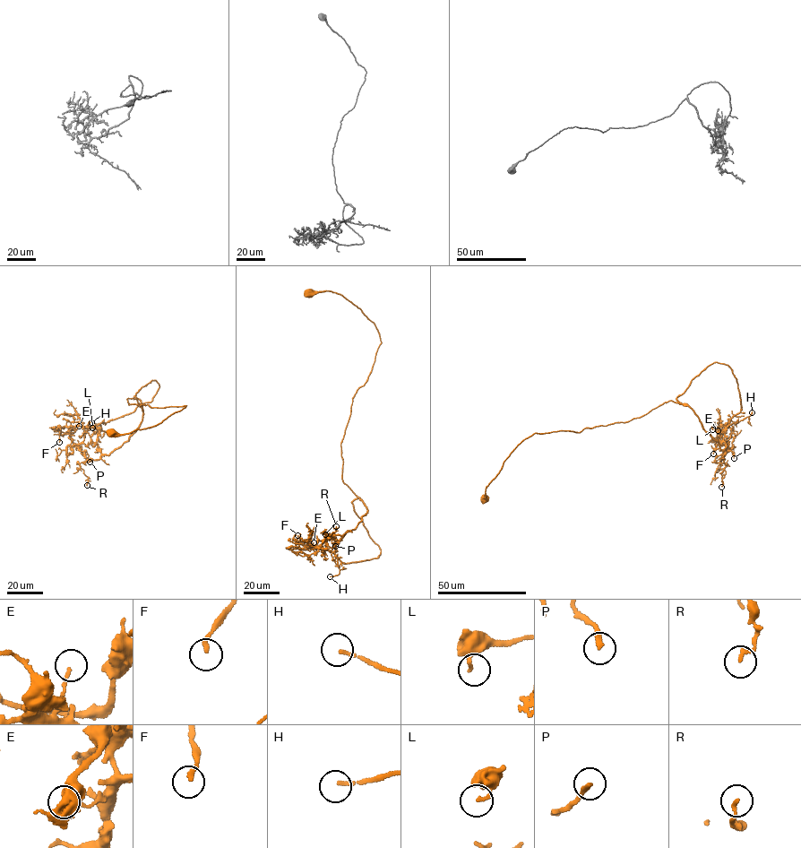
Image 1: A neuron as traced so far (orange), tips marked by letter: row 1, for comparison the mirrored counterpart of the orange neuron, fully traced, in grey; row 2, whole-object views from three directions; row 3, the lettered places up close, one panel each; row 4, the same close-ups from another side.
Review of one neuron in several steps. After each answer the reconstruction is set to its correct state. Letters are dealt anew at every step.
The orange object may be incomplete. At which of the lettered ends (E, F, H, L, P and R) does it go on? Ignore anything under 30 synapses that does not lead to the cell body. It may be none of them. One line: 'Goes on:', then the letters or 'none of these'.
Goes on: none of these

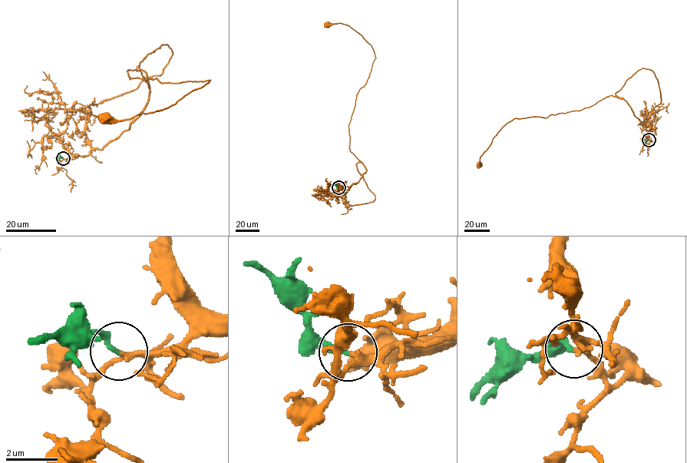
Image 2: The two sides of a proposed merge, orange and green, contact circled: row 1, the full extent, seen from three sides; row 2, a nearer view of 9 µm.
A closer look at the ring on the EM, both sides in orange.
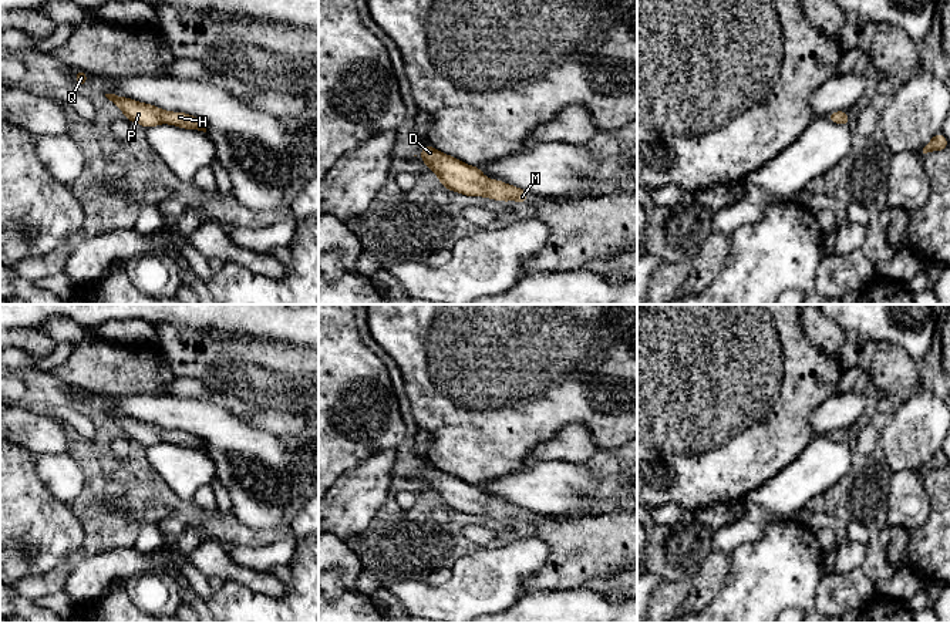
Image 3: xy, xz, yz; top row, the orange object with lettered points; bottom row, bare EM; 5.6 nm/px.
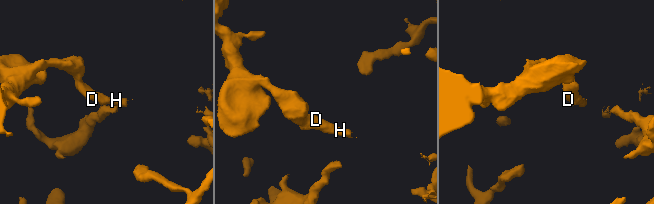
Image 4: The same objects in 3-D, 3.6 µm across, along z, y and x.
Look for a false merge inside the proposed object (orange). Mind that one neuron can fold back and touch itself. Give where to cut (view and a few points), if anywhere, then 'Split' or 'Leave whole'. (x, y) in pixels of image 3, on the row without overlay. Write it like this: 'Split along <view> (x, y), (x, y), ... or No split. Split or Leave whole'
No split. Leave whole

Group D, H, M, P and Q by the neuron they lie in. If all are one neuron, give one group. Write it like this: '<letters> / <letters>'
D H M P Q

